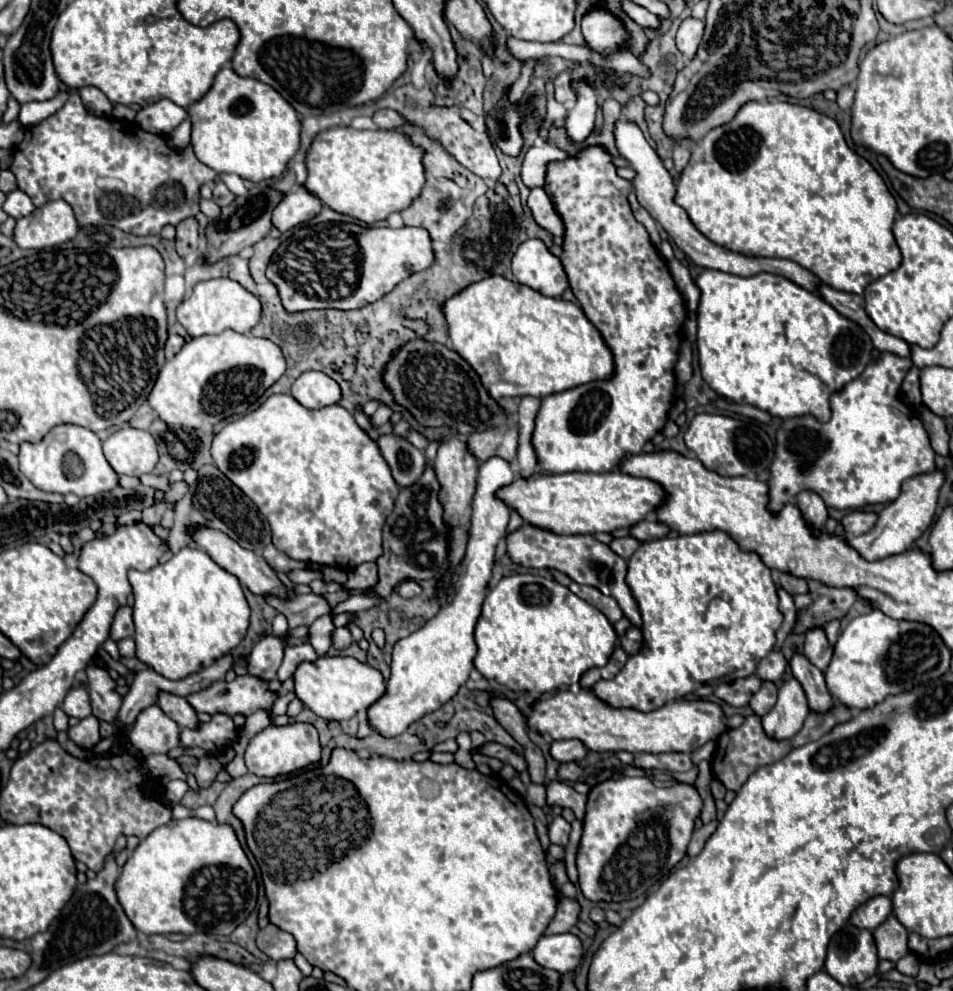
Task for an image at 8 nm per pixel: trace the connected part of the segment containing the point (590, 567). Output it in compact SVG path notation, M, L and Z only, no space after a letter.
M523 525L519 531L513 531L511 535L505 537L507 541L507 553L511 555L513 561L525 565L525 567L535 567L535 569L559 569L561 573L569 575L575 583L587 583L597 587L597 575L609 585L611 597L619 603L623 609L625 617L635 625L641 627L641 611L637 607L637 601L625 581L627 575L627 563L619 555L615 555L605 543L599 543L591 535L555 535L545 529L533 527L533 525Z

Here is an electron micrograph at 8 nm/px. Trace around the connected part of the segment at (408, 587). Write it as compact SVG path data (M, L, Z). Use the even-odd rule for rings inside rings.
M403 581L403 583L399 583L397 593L401 597L417 597L417 595L421 595L421 587L417 581Z

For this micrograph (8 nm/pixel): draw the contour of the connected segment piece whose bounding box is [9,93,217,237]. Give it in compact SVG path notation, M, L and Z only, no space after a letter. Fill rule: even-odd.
M73 93L73 95L69 97L69 101L67 101L55 115L51 115L49 119L45 119L45 121L39 123L39 125L33 125L33 127L27 127L27 129L25 129L23 145L21 145L21 143L17 145L17 153L15 153L13 163L11 163L9 169L15 173L17 183L19 183L19 189L25 191L25 193L31 197L31 201L33 201L35 207L41 207L41 205L45 205L47 201L53 201L53 199L65 199L65 201L71 205L71 209L73 209L73 213L75 213L75 217L77 217L77 221L79 221L79 225L113 225L113 227L117 227L117 229L121 229L121 231L125 231L125 233L143 235L143 237L145 237L145 235L159 235L161 229L163 229L163 225L167 225L167 223L177 225L177 223L181 223L183 219L197 215L197 213L199 213L199 187L201 187L203 183L209 183L209 181L213 181L213 179L217 177L217 173L215 173L213 169L209 169L207 165L203 165L203 163L195 157L195 153L193 153L191 147L187 147L185 151L175 151L175 149L171 149L171 147L165 143L163 137L151 135L151 133L147 133L147 131L141 131L141 133L139 133L139 131L137 131L137 125L135 125L135 129L131 129L131 127L129 127L127 123L123 123L123 121L119 123L119 121L113 121L113 119L99 119L99 117L95 117L95 115L91 115L91 113L85 111L85 107L83 107L83 103L81 103L81 99L79 99L77 93Z

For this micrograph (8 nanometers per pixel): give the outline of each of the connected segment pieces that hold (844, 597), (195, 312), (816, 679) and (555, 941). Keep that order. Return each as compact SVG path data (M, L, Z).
M815 583L809 593L795 595L793 599L797 607L797 621L793 631L807 633L811 629L823 629L829 621L841 621L857 601L857 595L847 587L835 589Z
M221 277L197 283L191 297L177 307L177 321L185 327L185 331L191 337L201 337L209 333L215 335L223 333L225 329L233 329L237 333L249 333L257 325L259 313L261 313L261 303L253 293L243 289L237 281Z
M793 655L789 665L791 665L791 671L793 671L793 677L801 683L801 687L807 695L809 709L815 711L815 713L829 711L835 705L835 701L825 687L823 673L815 665L811 665L803 655Z
M571 933L543 935L531 949L531 955L541 967L567 975L577 967L583 955L583 947L581 941Z

